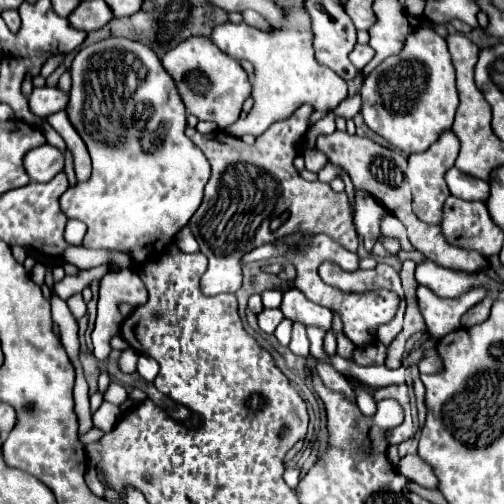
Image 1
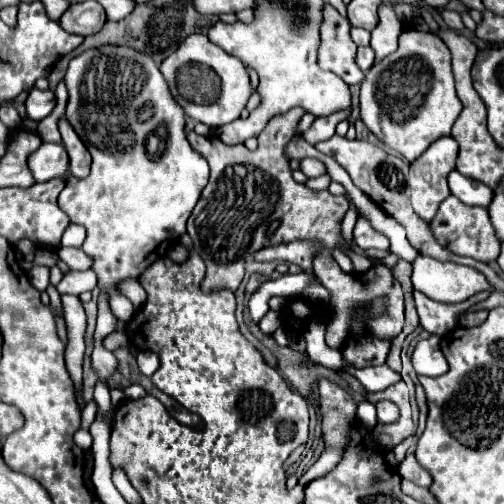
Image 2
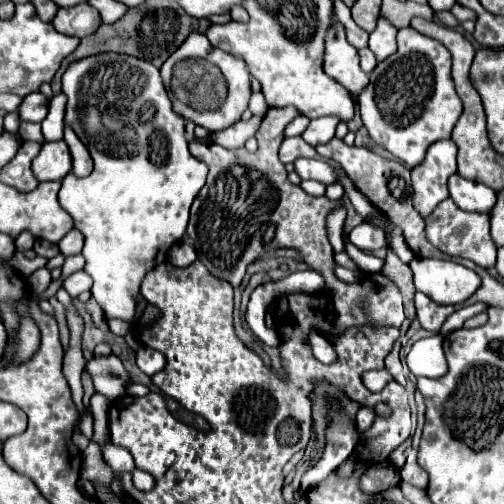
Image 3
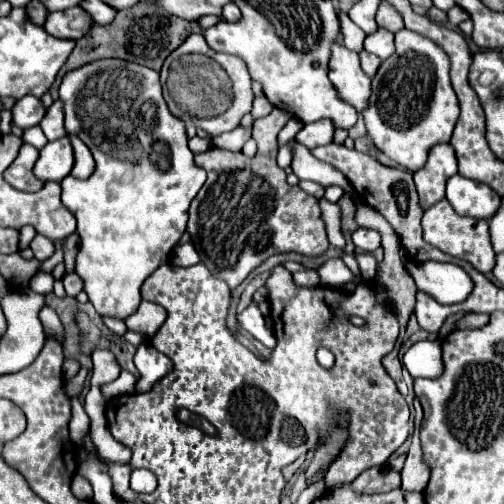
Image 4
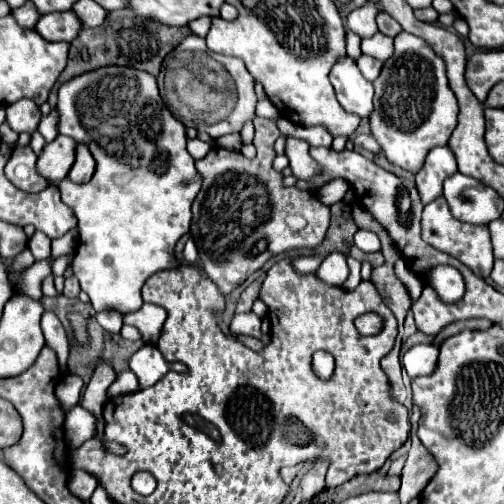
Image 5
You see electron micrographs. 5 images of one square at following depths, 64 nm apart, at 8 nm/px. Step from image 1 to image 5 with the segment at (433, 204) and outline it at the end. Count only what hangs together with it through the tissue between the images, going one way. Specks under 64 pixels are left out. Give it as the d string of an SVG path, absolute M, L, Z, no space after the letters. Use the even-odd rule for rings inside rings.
M448 146L432 148L426 158L426 164L416 174L416 188L420 192L422 204L428 204L442 196L442 182L456 170L456 158L452 156L452 150Z

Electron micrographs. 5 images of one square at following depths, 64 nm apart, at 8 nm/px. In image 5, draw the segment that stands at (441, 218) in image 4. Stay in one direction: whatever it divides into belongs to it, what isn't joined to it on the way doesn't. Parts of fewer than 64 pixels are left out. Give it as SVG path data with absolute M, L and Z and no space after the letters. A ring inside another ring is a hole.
M440 196L438 200L434 200L424 206L422 212L422 239L426 240L430 246L434 246L436 250L442 250L454 258L458 258L460 262L464 262L476 276L488 278L492 264L494 264L494 256L492 256L492 244L490 244L490 232L486 226L474 226L474 224L464 224L460 220L456 220L454 216L450 216L450 208L446 204L446 200Z

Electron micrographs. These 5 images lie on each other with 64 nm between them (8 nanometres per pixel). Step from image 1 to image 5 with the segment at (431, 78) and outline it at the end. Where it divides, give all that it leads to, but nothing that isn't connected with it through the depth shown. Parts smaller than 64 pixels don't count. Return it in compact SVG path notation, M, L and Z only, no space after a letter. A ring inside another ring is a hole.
M400 32L394 46L396 52L384 62L380 76L374 80L374 110L368 122L384 156L408 172L418 172L432 148L448 144L448 136L456 128L458 102L448 86L446 64L428 42Z

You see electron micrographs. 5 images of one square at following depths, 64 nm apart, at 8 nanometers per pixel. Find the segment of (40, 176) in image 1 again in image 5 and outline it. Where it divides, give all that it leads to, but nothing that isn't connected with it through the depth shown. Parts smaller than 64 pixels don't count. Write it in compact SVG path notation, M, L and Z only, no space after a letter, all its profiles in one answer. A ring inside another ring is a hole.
M62 134L50 144L46 144L36 162L38 174L52 184L64 180L74 164L74 148L76 148L76 140Z

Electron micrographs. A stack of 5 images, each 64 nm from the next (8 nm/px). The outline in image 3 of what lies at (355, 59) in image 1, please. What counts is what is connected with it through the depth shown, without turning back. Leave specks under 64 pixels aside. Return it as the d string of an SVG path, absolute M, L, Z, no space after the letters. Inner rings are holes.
M362 48L362 50L358 50L358 54L360 54L360 68L362 68L366 74L370 74L370 72L376 68L376 64L378 64L376 56L370 52L370 48Z

